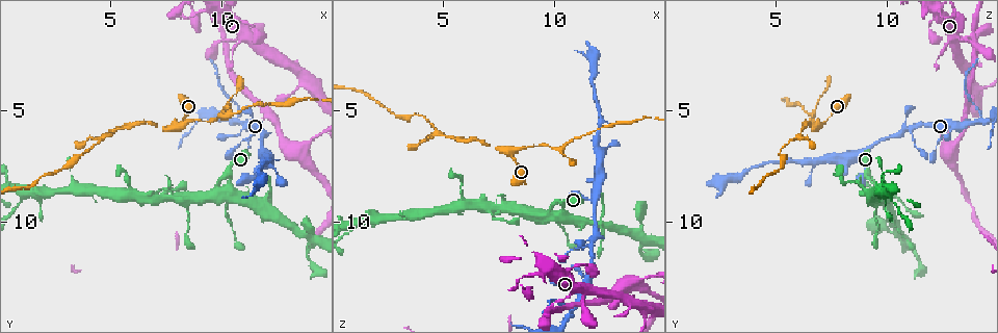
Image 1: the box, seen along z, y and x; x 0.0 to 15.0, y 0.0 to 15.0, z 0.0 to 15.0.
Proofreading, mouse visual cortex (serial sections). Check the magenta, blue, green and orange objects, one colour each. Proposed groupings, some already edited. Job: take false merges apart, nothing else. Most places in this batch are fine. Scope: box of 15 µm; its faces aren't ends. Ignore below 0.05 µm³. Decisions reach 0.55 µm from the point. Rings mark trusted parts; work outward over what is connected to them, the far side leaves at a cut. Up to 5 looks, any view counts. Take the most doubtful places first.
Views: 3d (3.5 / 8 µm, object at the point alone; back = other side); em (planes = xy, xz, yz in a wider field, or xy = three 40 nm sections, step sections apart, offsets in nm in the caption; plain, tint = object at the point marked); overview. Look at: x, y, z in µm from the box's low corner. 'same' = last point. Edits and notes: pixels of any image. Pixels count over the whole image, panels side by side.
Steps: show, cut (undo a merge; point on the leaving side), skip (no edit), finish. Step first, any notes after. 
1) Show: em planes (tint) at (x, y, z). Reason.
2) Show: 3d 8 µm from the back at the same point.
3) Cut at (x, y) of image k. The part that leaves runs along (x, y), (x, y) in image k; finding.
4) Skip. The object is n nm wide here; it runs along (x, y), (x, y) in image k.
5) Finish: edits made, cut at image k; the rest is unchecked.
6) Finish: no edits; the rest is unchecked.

Show: 3d 3.5 µm from the back at (11.7, 5.7, 11.1). Side arm on a straight run.

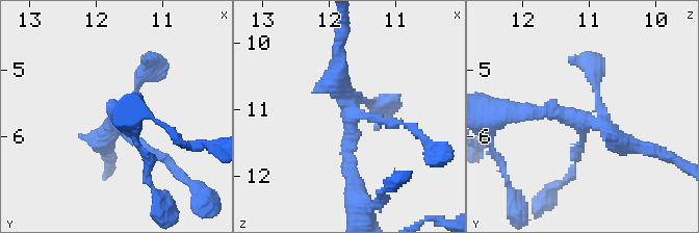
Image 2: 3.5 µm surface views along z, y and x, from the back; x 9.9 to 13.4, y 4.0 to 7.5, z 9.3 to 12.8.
Show: em planes (tint) at (11.65, 5.70, 11.15). Shape alone is not enough.

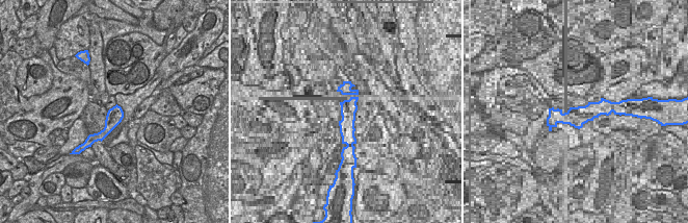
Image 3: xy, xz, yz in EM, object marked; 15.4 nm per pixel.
Skip. It runs along (510, 112), (574, 115), (638, 144) in image 2; continuous, no second cell.

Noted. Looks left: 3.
Show: em xy step 5 (tint) at (10.6, 5.5, 14.2). Sharp bend.

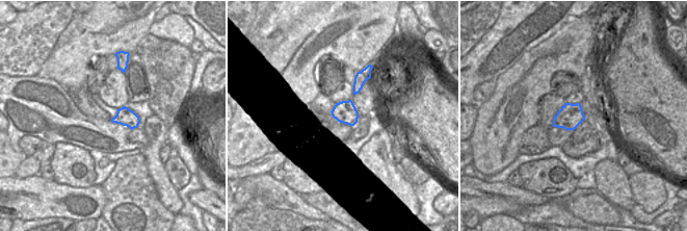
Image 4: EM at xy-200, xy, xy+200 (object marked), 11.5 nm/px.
Show: 3d 3.5 µm at the same point.

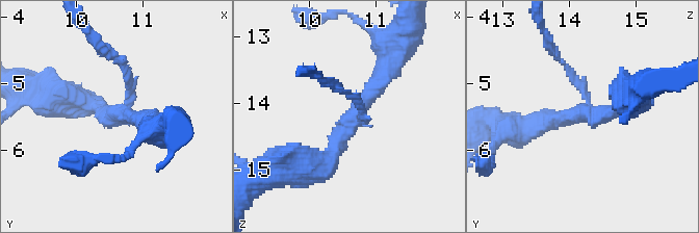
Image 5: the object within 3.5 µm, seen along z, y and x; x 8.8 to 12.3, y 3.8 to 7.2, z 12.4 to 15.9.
Skip. It runs along (389, 61), (332, 157), (319, 167) in image 5; all the same cell.

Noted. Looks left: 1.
Finish: no edits; the rest is unchecked.

